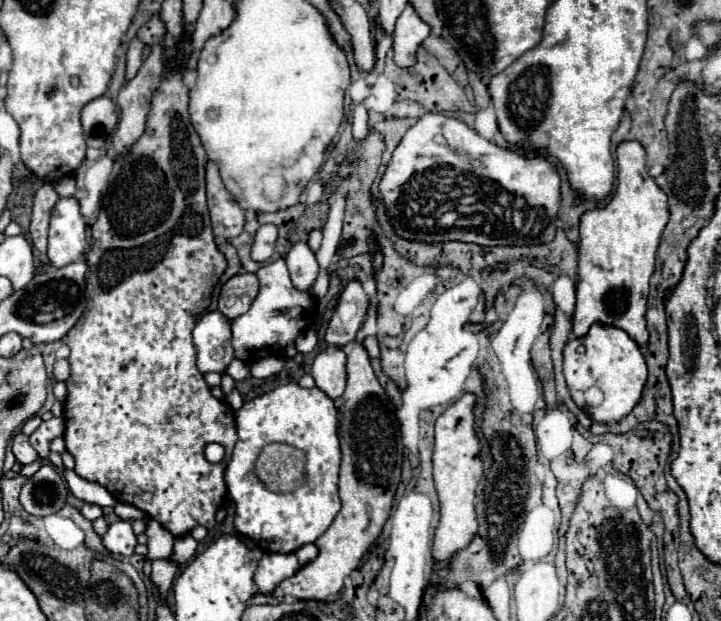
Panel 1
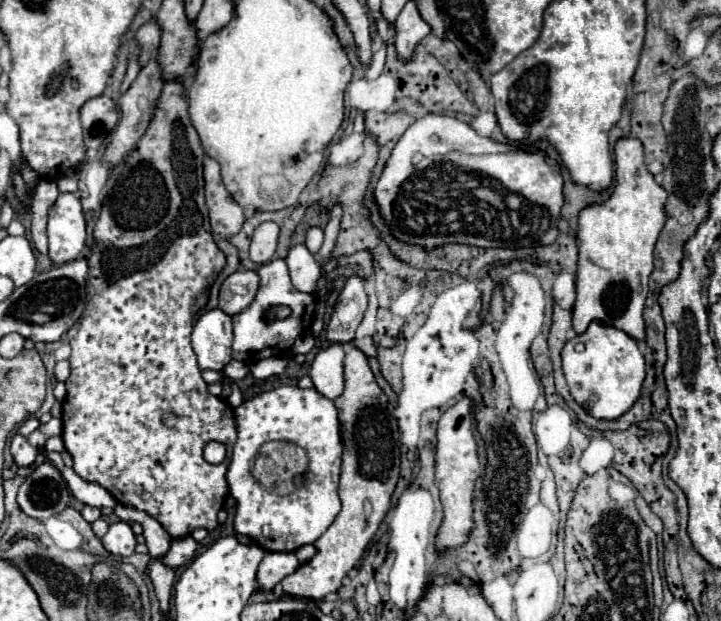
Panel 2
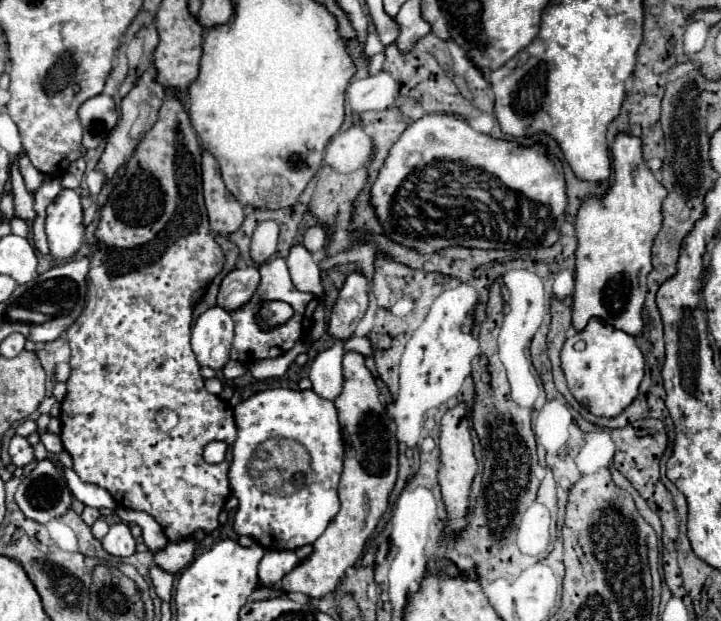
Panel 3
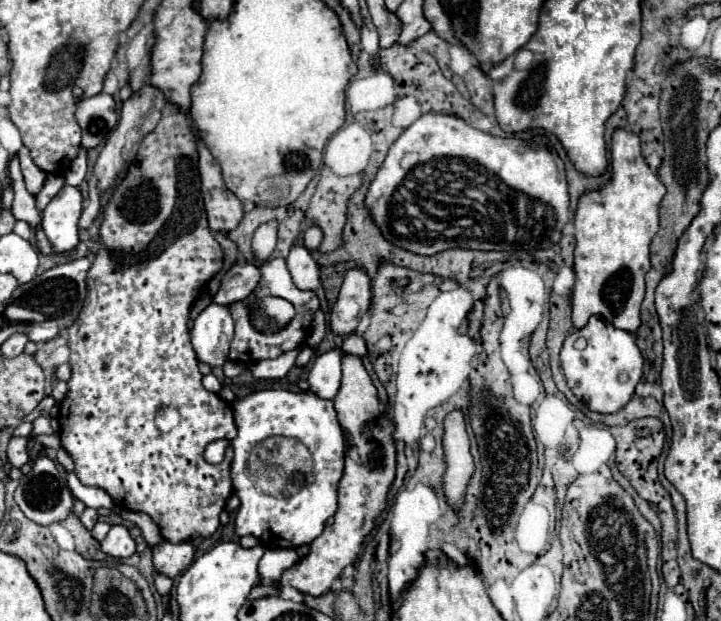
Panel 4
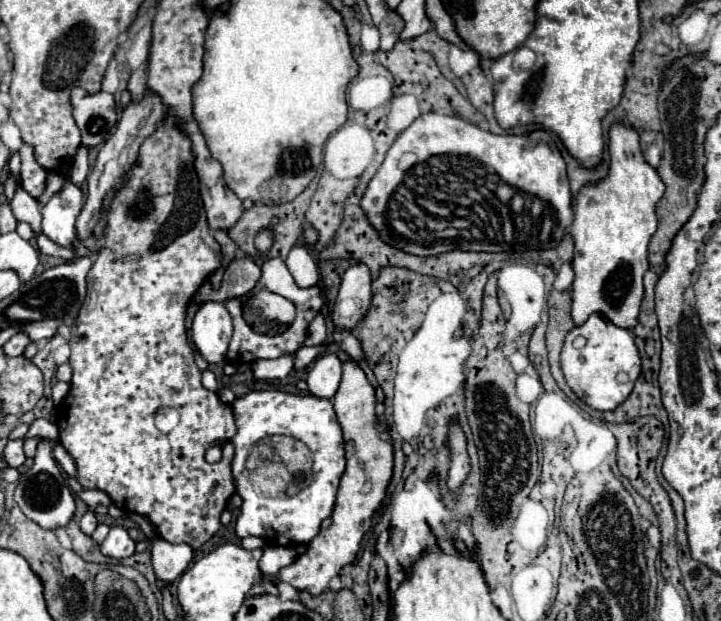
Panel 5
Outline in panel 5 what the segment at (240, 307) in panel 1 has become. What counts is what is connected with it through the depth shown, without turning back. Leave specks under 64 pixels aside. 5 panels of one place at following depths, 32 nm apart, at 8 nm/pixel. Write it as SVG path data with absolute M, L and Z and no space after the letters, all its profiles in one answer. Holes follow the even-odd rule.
M238 256L228 264L224 272L222 288L208 298L224 302L226 298L248 294L258 280L260 280L260 266L256 264L256 260L252 256Z

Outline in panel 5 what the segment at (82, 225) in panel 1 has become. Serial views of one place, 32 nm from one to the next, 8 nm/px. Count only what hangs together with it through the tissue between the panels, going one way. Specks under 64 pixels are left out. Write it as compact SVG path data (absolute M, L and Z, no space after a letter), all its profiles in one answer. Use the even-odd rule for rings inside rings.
M66 178L66 184L42 206L42 234L60 246L72 246L76 240L74 222L84 204L80 186Z

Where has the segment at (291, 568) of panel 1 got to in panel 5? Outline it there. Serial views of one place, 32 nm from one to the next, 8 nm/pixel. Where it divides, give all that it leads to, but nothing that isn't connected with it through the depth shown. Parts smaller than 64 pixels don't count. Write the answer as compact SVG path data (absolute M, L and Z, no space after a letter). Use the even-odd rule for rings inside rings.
M266 546L264 548L264 556L260 560L260 570L264 576L270 576L270 578L276 578L278 576L278 570L288 566L294 558L298 556L296 548L290 546Z

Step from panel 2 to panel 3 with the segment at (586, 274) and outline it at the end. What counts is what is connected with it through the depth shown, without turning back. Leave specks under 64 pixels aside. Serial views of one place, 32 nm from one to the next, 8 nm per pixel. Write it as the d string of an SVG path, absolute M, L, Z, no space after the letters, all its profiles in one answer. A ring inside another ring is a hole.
M620 132L612 144L612 168L616 182L606 194L590 196L576 214L576 288L572 302L572 324L584 330L590 318L602 318L632 336L642 332L642 304L646 298L646 276L652 270L650 248L662 226L660 206L666 188L654 178L642 158L640 138Z

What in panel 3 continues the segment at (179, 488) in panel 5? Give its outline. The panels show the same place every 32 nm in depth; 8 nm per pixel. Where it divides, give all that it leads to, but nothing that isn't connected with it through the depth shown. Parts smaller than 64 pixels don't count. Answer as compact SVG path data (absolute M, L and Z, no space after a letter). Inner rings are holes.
M166 90L166 98L164 98L164 104L160 108L158 122L140 140L134 156L126 164L126 172L124 172L122 180L114 186L106 206L102 208L96 238L98 238L98 252L90 260L90 272L88 272L88 278L86 278L86 284L88 284L86 306L84 306L82 314L78 316L78 320L66 332L68 344L70 344L70 350L72 350L72 356L70 356L72 374L70 374L68 382L66 382L68 394L62 400L62 410L60 410L60 424L62 424L60 438L62 438L64 450L72 456L74 472L78 474L78 478L84 484L96 484L96 486L108 490L118 506L132 508L132 510L142 510L142 512L150 514L162 526L162 530L164 530L164 534L166 534L166 538L170 542L180 542L180 540L186 540L186 538L194 538L194 534L198 530L202 530L204 534L210 534L210 532L214 532L218 528L218 514L220 514L226 498L230 496L228 468L230 468L230 462L232 462L232 450L228 446L226 460L222 464L216 464L216 466L208 464L202 458L202 450L212 440L226 440L228 444L232 444L234 438L236 438L236 424L234 424L234 414L232 414L230 402L218 398L216 394L210 394L204 388L204 378L200 376L200 364L198 364L198 360L196 360L196 356L194 356L194 352L190 348L190 320L192 320L192 306L204 296L208 284L222 270L224 252L216 244L216 240L214 240L214 236L210 232L210 226L208 226L208 218L206 218L206 208L204 208L204 198L202 198L202 178L200 178L200 142L198 142L198 134L190 124L186 106L172 96L172 90ZM162 408L172 408L180 416L178 426L174 430L170 430L170 432L162 432L156 426L156 414Z

